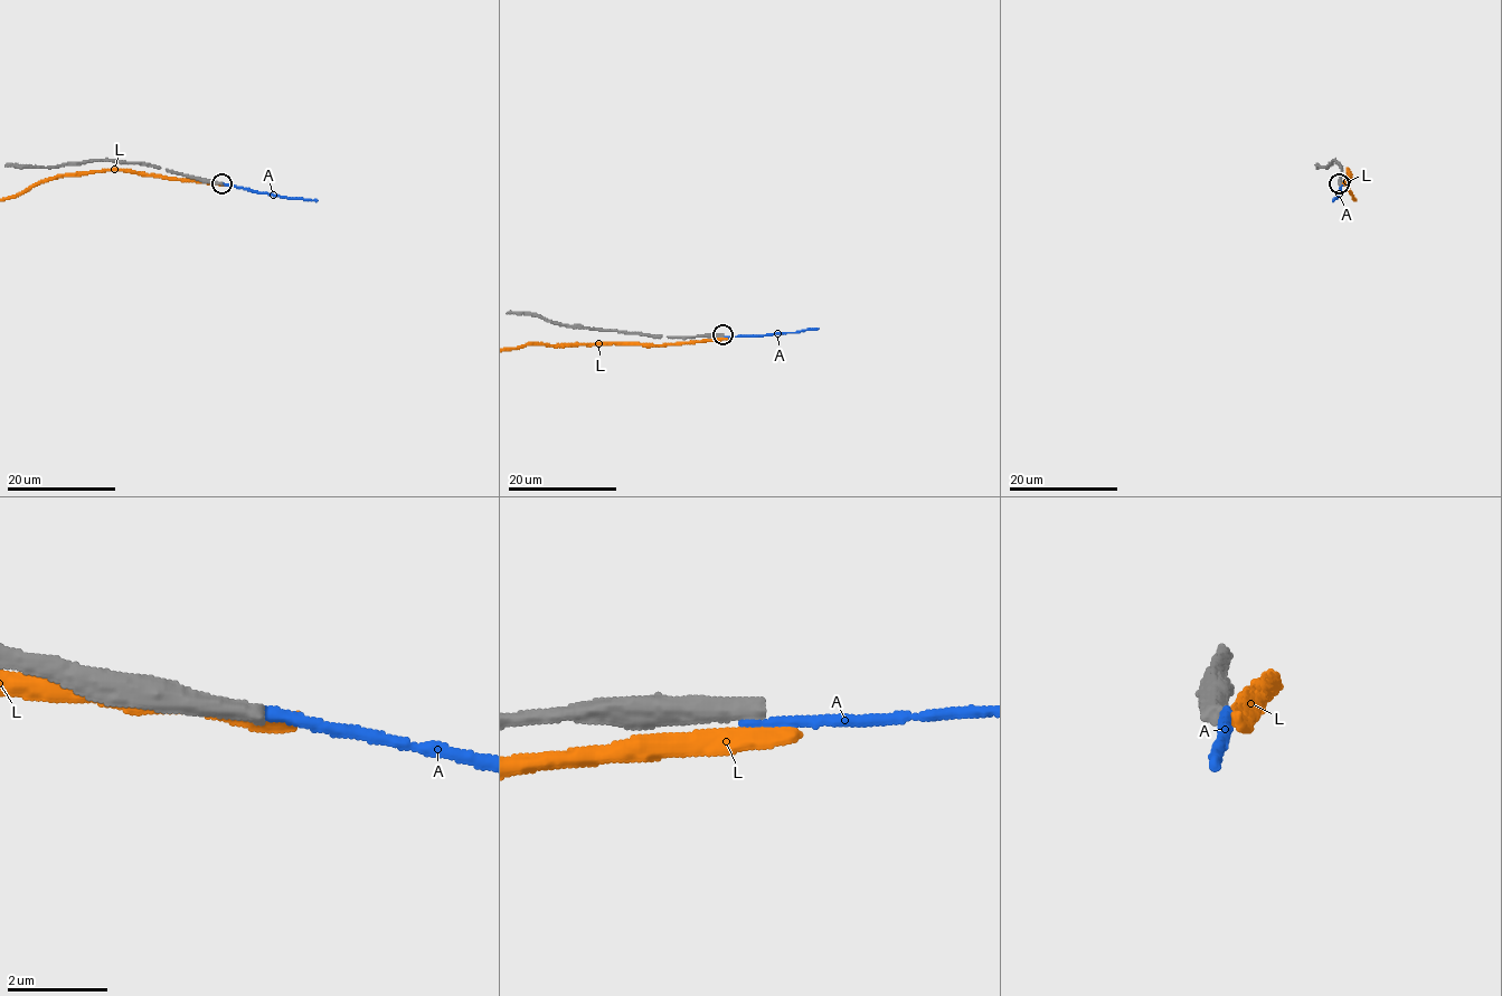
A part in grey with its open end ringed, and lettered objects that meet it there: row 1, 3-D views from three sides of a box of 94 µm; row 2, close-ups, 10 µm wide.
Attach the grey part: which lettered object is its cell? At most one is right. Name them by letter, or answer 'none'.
none

